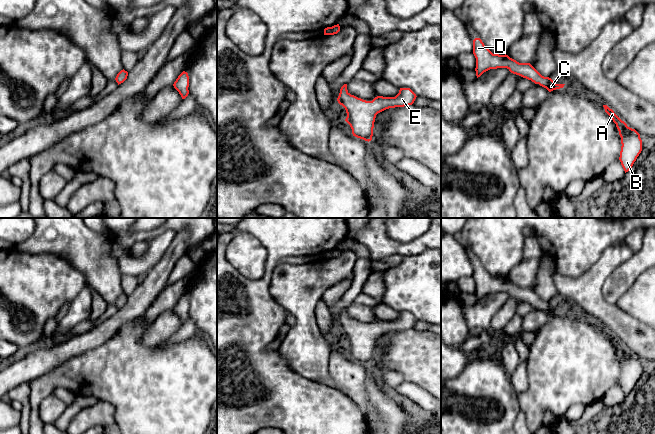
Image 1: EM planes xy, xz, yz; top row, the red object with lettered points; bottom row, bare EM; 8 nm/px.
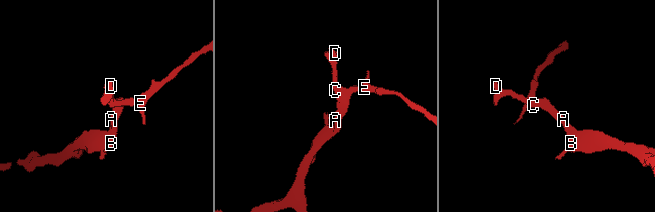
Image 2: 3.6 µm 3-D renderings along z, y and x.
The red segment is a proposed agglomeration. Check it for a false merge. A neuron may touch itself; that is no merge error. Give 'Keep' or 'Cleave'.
Keep

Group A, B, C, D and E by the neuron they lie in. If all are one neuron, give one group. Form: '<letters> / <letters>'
A B C D E

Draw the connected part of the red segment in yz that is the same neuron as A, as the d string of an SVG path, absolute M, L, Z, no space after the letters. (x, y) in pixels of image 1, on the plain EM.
M603 329L603 331L605 336L616 348L619 355L622 368L619 384L626 397L632 392L634 386L642 375L642 364L640 362L640 358L635 353L628 351L627 348L622 345L607 329Z

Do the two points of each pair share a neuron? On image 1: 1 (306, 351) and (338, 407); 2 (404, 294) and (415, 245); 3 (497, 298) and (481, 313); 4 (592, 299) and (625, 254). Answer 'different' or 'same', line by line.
1: different
2: different
3: same
4: same

